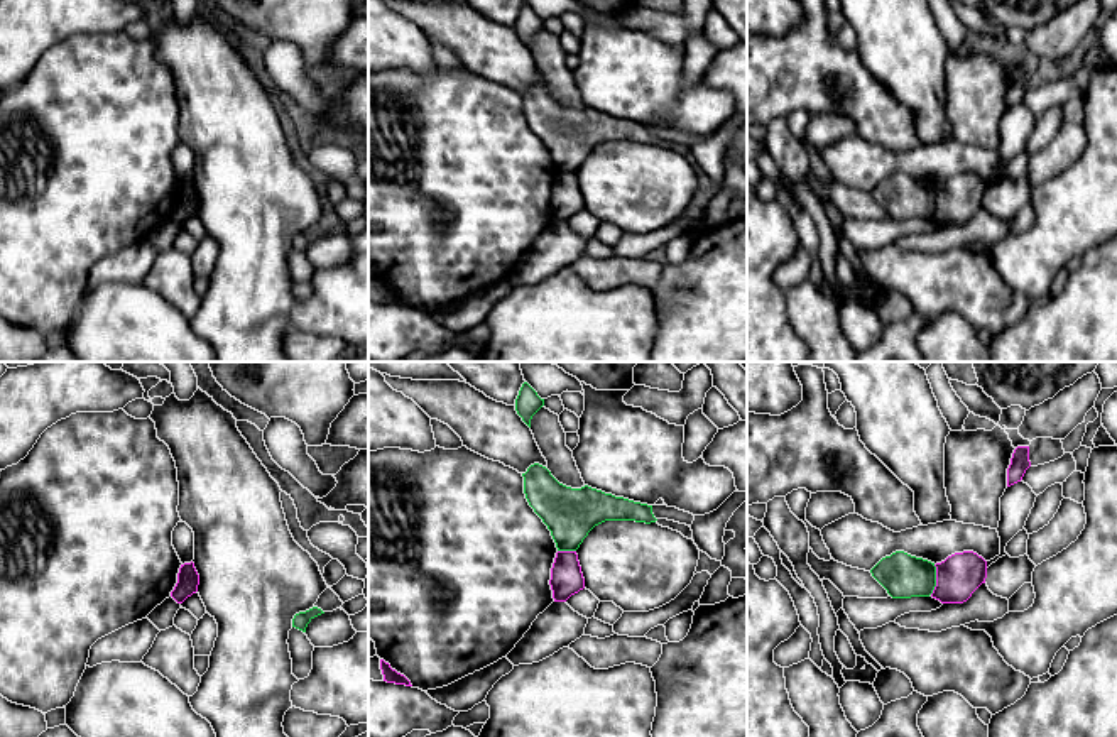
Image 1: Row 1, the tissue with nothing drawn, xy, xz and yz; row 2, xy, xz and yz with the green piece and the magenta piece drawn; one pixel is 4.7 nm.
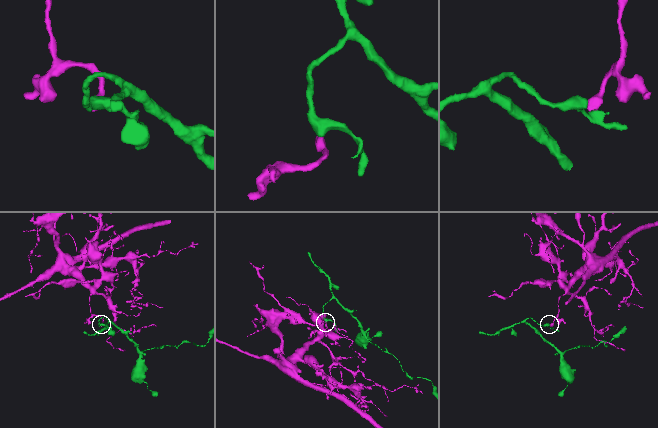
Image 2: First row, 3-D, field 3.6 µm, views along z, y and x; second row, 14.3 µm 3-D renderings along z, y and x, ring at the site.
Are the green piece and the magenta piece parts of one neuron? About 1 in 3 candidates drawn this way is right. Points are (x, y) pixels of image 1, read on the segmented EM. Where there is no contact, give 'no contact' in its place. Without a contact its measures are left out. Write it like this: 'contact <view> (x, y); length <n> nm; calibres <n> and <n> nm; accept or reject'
contact yz (935, 580); length 150 nm; calibres 200 and 200 nm; reject

